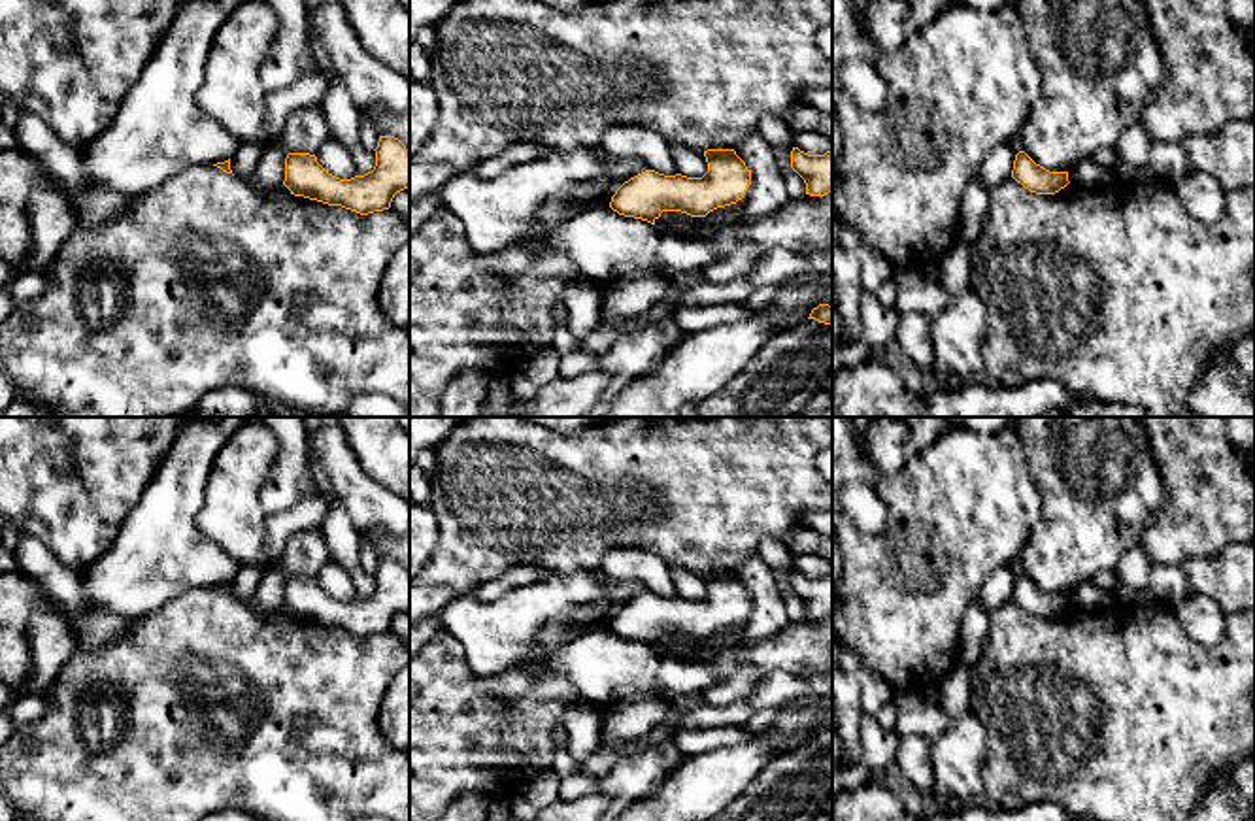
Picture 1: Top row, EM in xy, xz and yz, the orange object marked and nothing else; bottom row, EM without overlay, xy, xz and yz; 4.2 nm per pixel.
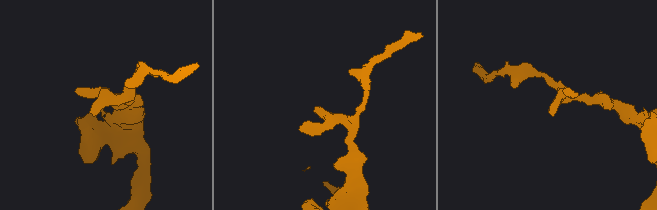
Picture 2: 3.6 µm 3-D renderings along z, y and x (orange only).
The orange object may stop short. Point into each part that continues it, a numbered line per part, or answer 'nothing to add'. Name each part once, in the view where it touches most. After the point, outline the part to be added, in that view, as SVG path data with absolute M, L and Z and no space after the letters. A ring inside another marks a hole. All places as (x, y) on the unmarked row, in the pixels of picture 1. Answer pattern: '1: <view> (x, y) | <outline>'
nothing to add

